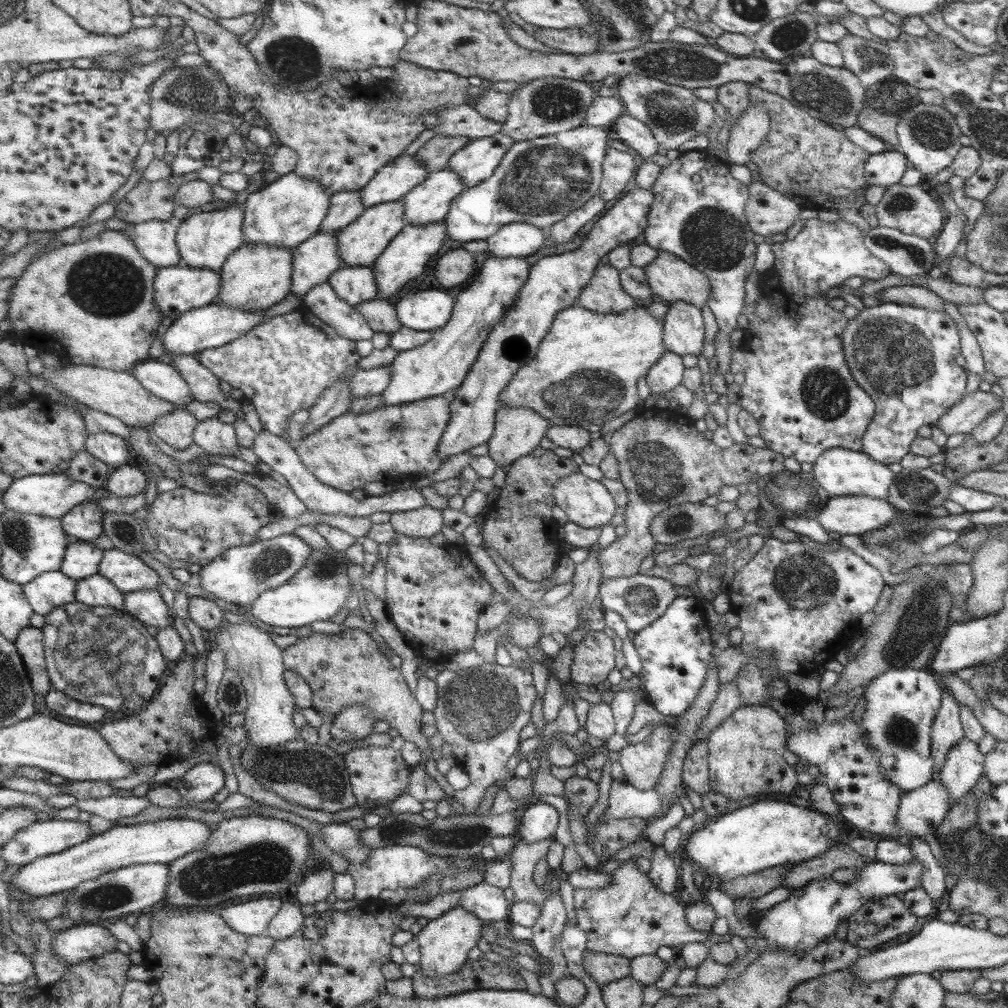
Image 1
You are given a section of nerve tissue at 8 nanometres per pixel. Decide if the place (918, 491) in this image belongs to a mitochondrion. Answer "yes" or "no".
yes

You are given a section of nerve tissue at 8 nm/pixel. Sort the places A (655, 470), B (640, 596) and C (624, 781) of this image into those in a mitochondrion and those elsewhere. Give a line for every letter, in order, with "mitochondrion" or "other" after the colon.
A: mitochondrion
B: mitochondrion
C: other

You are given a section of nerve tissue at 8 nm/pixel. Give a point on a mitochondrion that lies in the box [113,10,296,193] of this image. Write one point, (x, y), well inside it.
(191, 91)

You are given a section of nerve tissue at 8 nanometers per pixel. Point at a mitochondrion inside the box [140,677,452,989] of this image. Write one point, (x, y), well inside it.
(211, 878)

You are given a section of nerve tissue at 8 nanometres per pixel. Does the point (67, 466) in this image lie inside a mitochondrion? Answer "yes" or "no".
no

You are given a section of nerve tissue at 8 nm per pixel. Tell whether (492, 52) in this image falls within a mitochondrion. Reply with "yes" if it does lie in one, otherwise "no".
no

